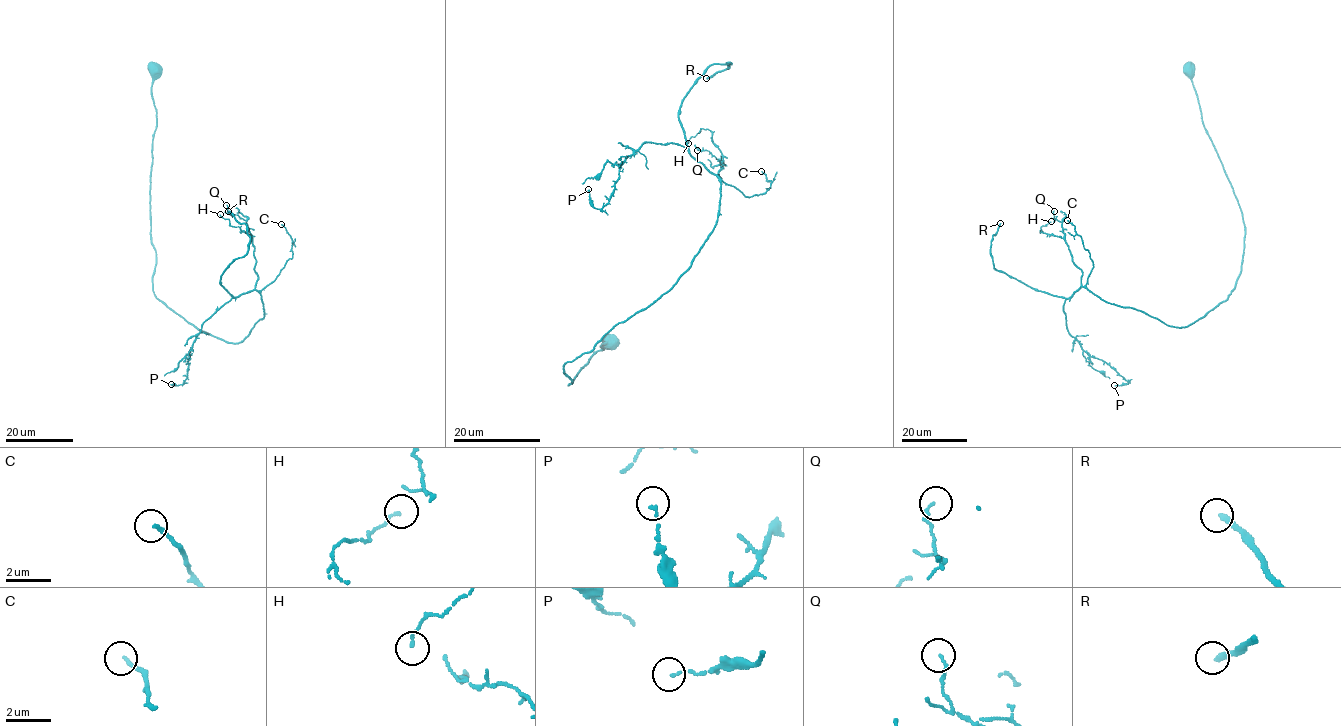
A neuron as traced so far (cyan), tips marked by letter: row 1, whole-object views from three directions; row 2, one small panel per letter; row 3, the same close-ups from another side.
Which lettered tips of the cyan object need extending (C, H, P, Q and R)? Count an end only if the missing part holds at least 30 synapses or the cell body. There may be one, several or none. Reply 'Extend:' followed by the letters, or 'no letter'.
Extend: C, R

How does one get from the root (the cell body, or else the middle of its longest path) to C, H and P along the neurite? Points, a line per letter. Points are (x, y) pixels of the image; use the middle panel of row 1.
C: (609, 343), (569, 384), (564, 364), (690, 266), (715, 224), (721, 182), (758, 195), (771, 183), (761, 171)
H: (609, 343), (569, 384), (564, 364), (665, 294), (715, 224), (722, 155), (708, 130), (688, 143)
P: (609, 343), (569, 384), (564, 364), (690, 266), (722, 183), (682, 146), (647, 142), (600, 209), (588, 189)

